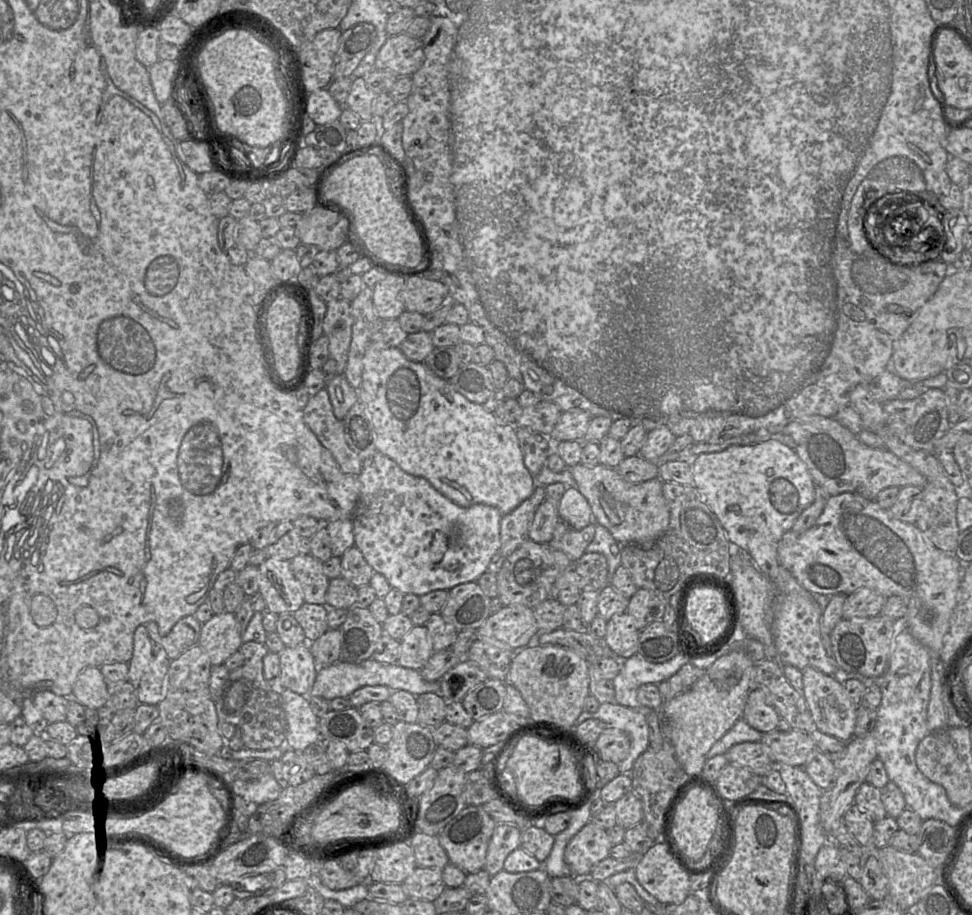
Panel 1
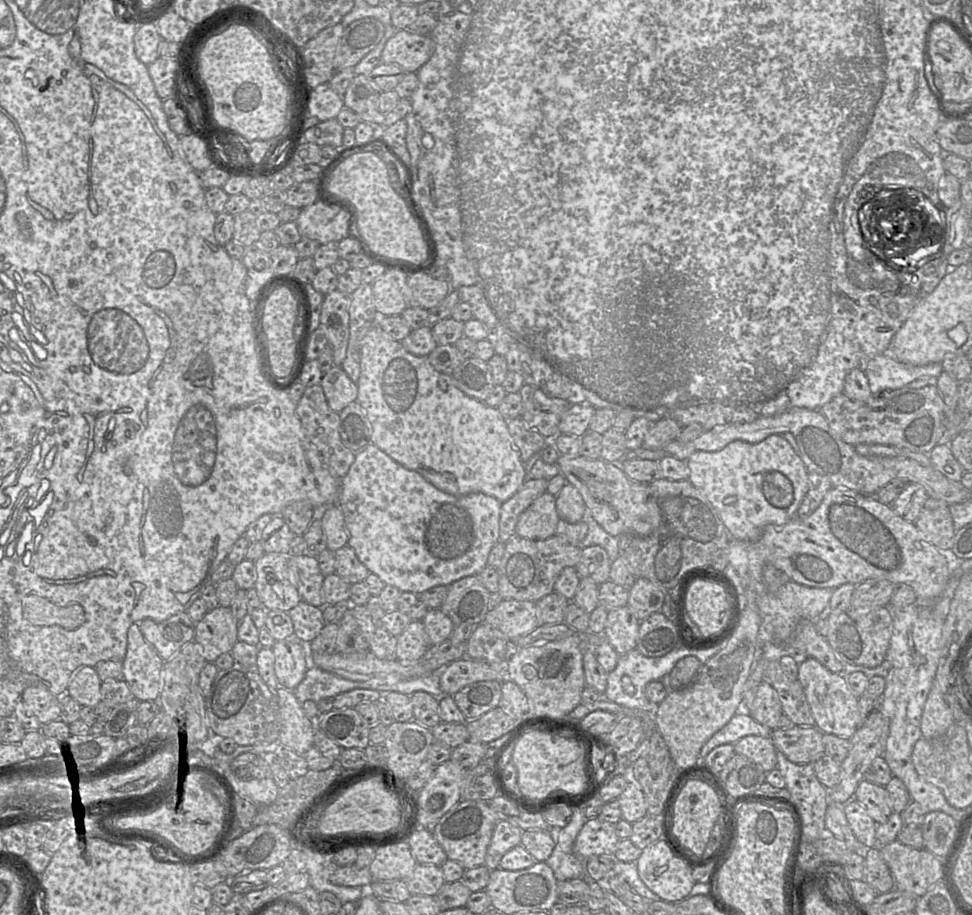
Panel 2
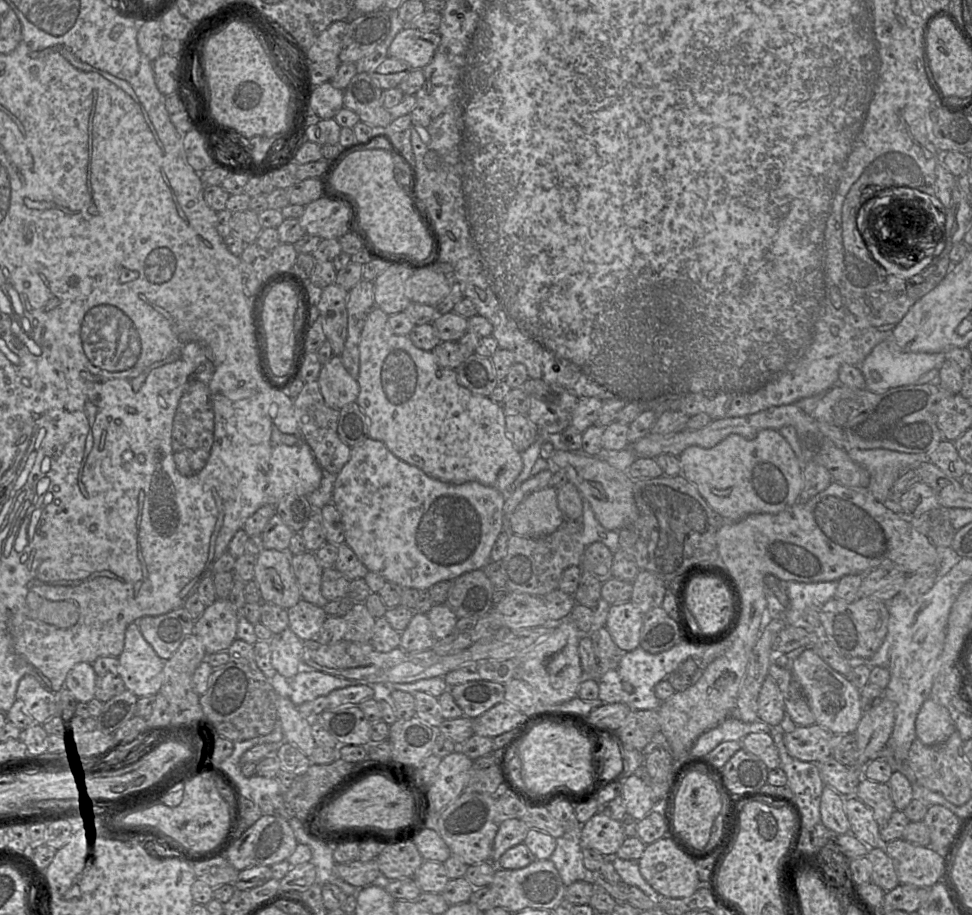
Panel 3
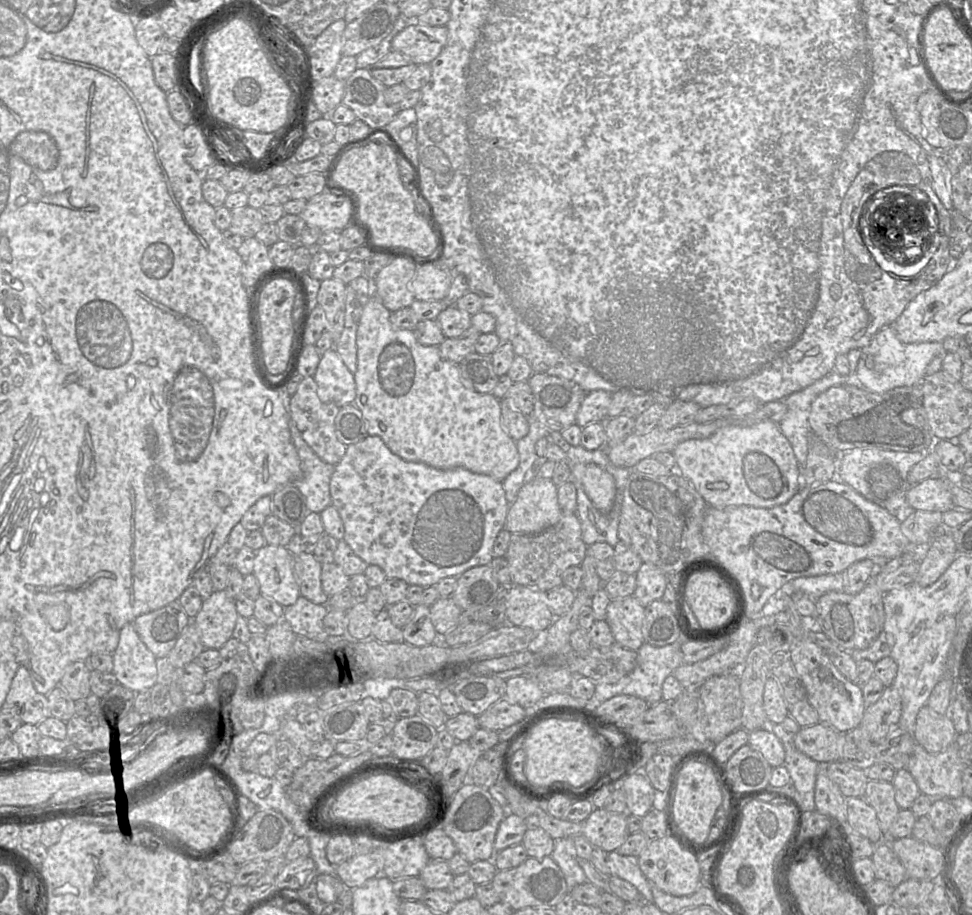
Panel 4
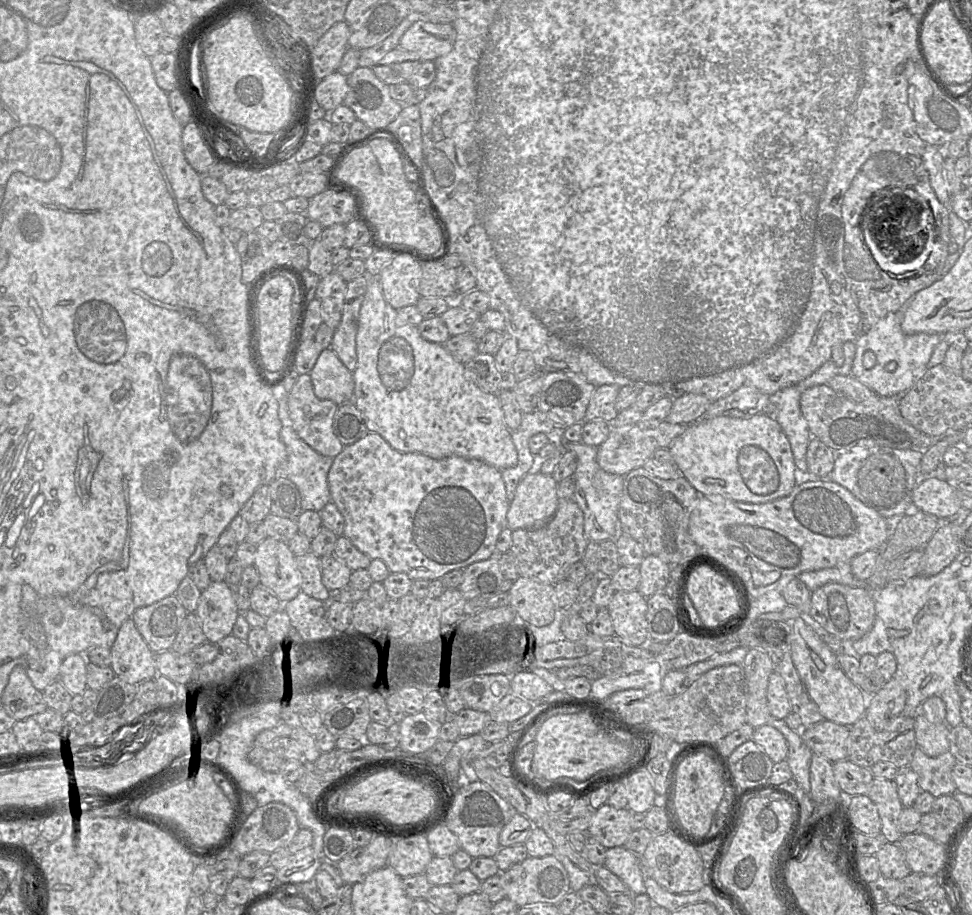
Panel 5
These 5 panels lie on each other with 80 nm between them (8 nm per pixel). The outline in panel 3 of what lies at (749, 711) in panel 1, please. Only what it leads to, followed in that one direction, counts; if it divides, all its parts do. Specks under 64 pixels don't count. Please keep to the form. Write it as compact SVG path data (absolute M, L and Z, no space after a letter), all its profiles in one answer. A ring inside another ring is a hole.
M767 676L761 687L758 698L759 719L771 727L779 727L786 715L784 700L776 681Z

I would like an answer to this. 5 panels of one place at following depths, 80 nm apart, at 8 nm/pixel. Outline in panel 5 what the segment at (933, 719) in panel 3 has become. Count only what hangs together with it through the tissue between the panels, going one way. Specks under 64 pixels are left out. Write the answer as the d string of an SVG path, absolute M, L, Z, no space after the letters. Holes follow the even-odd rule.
M923 714L915 716L917 746L929 757L938 757L949 751L950 729L947 723L929 722Z

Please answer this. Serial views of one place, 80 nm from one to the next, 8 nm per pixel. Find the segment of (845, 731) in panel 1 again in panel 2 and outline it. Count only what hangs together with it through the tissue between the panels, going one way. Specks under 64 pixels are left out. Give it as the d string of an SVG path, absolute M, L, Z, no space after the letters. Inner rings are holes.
M807 657L799 664L798 681L809 703L815 726L823 733L850 739L860 726L860 712L859 697L850 689L846 677L830 671L817 659Z

